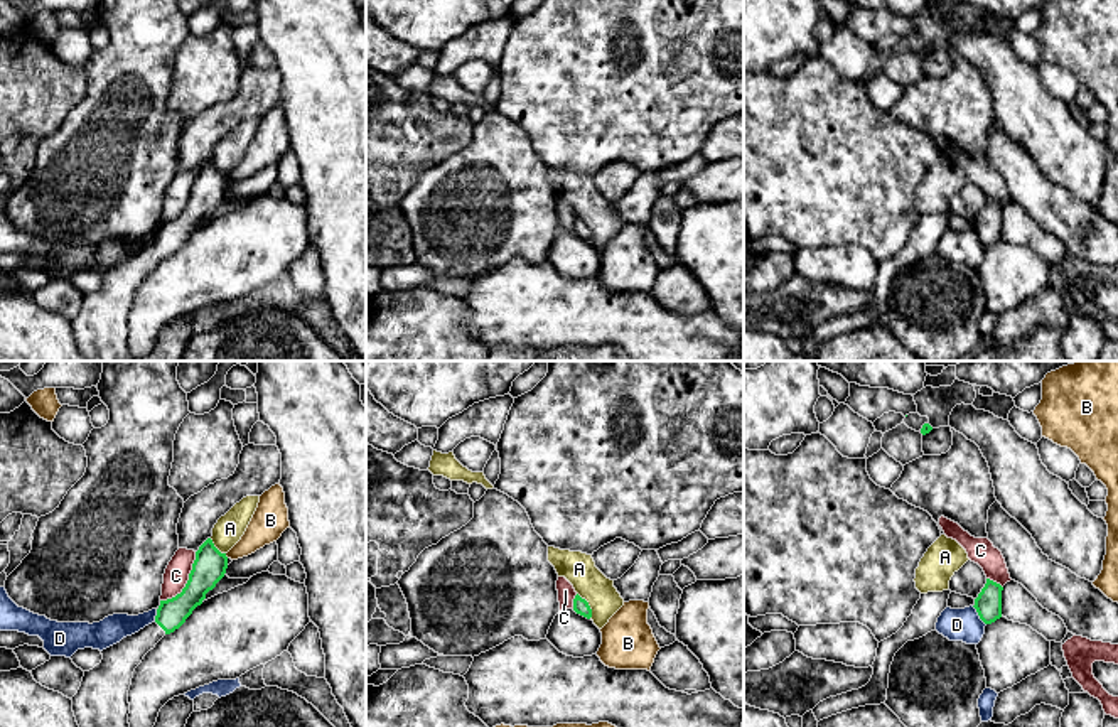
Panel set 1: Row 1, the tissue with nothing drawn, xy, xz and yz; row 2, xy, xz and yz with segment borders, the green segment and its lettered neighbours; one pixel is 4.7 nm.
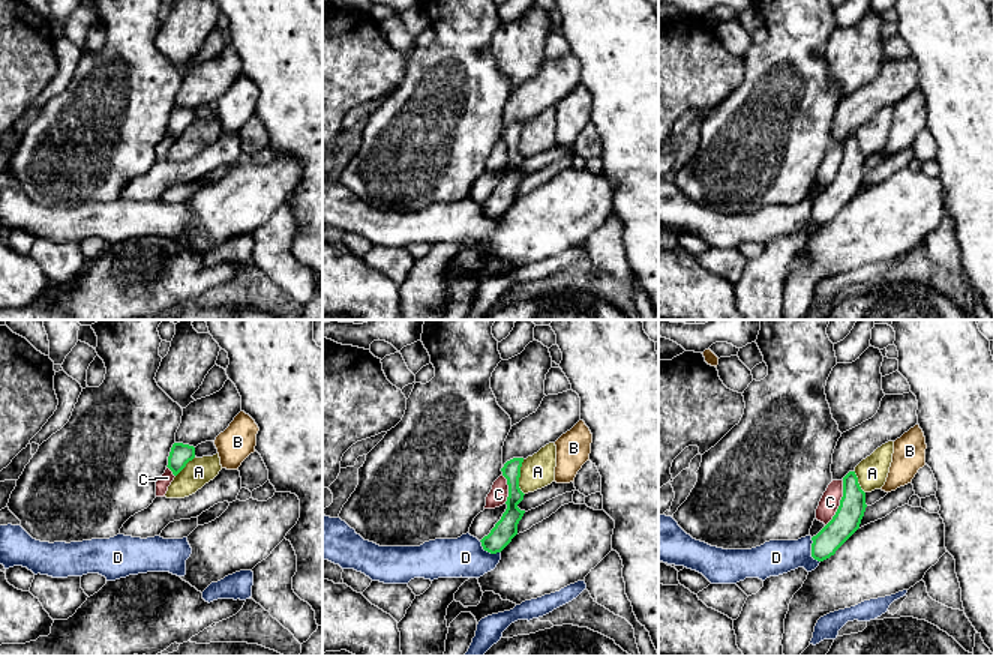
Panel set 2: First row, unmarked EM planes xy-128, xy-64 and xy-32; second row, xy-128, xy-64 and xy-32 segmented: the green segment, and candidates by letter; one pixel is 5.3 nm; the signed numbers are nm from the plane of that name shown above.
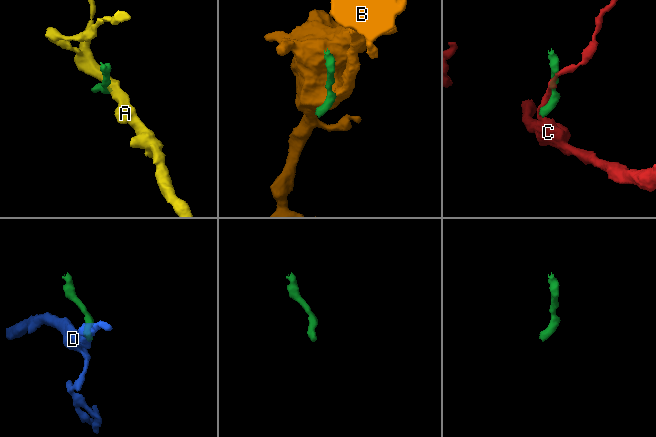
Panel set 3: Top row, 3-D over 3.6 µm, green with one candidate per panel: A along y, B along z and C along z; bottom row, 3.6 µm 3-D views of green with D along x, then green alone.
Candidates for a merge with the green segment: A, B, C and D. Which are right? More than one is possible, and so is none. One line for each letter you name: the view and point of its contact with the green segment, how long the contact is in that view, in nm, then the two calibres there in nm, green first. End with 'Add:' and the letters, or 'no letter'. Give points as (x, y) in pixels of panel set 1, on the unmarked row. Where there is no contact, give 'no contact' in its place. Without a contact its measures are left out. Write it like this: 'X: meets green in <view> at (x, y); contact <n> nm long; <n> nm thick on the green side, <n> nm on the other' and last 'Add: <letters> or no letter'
Add: no letter

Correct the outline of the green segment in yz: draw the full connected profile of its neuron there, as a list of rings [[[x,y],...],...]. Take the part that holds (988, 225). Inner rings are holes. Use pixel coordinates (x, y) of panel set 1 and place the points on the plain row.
[[[986,201],[985,209],[975,221],[975,231],[985,246],[992,246],[1002,240],[1002,213],[1003,209]]]

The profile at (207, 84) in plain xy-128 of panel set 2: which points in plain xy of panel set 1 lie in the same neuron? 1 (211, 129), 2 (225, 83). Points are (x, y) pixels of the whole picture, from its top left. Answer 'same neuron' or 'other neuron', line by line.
1: same neuron
2: other neuron

